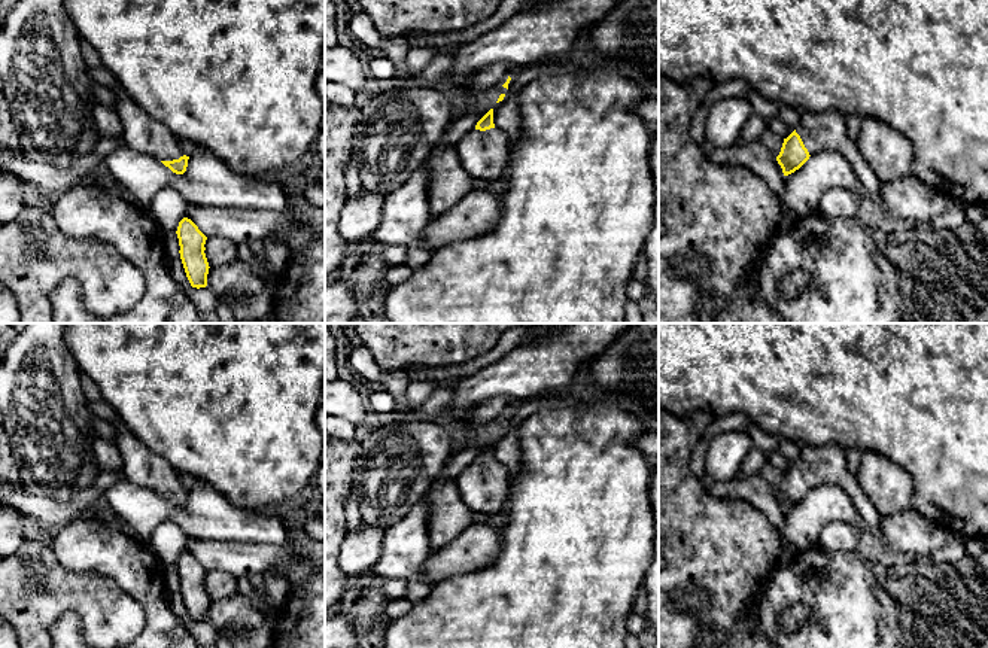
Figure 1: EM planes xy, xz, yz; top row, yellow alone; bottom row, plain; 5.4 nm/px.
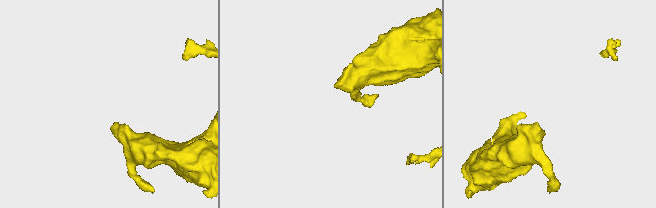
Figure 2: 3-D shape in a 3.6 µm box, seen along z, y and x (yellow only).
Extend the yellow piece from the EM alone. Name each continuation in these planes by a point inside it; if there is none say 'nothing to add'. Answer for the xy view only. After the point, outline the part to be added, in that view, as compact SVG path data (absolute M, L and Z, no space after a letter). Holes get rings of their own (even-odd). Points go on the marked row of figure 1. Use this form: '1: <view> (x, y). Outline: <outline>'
1: xy (140, 131). Outline: M121 86L113 89L113 95L116 100L115 110L122 122L125 146L158 161L173 161L183 156L179 139L168 127L153 119Z

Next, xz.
1: xz (485, 155). Outline: M499 128L471 130L456 144L459 161L471 179L502 179L510 161L510 137Z

